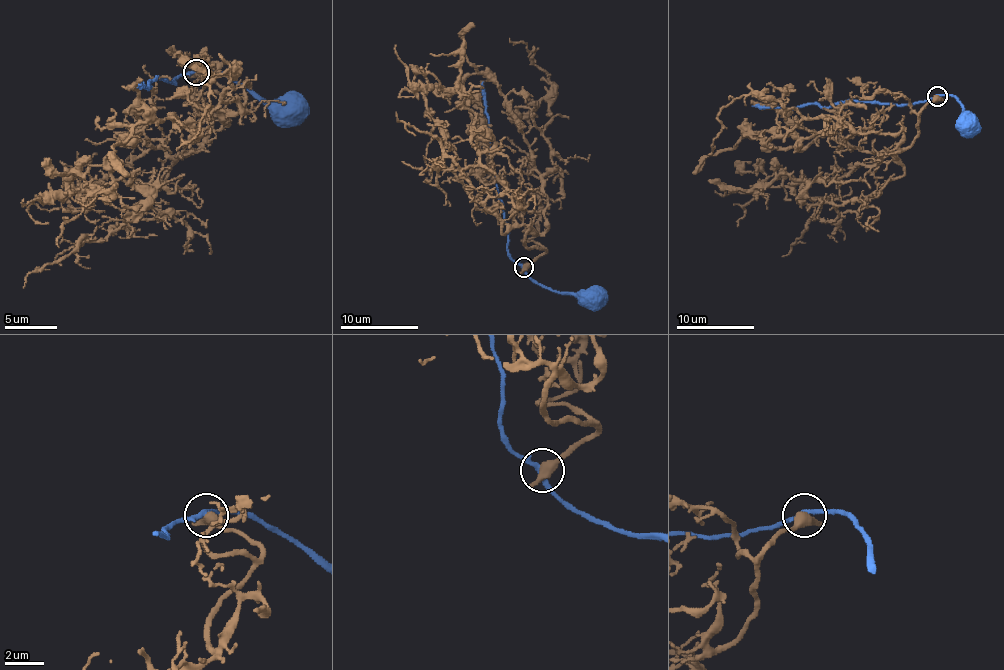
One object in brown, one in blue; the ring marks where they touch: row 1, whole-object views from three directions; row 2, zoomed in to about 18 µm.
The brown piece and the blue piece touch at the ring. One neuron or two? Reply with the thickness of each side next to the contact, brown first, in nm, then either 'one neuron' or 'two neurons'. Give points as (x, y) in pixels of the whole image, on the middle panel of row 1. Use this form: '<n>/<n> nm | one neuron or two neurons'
600/240 nm | two neurons

